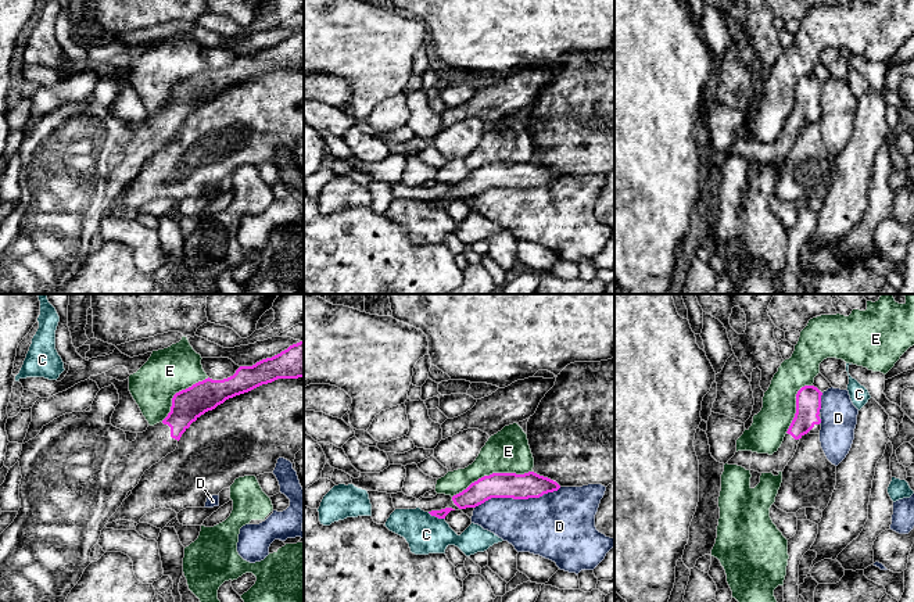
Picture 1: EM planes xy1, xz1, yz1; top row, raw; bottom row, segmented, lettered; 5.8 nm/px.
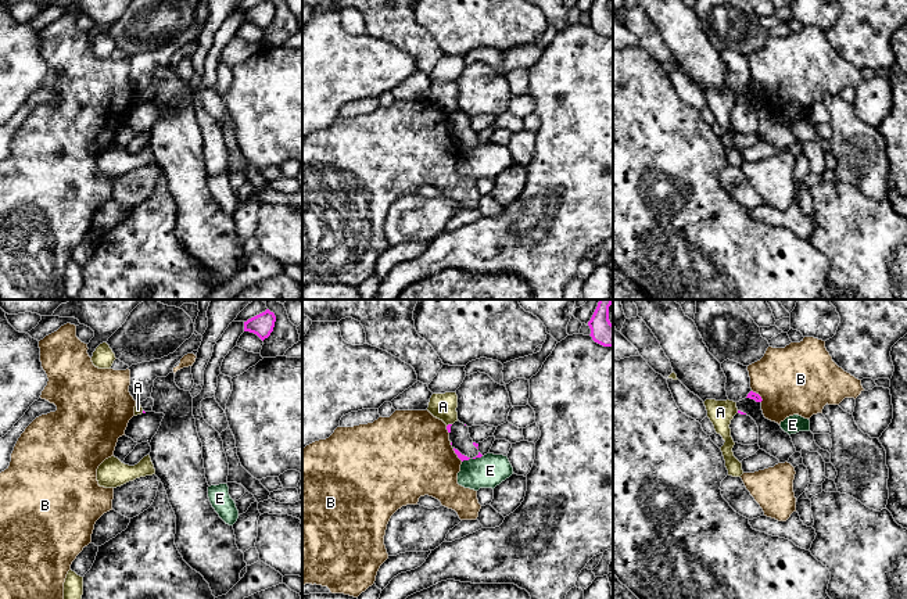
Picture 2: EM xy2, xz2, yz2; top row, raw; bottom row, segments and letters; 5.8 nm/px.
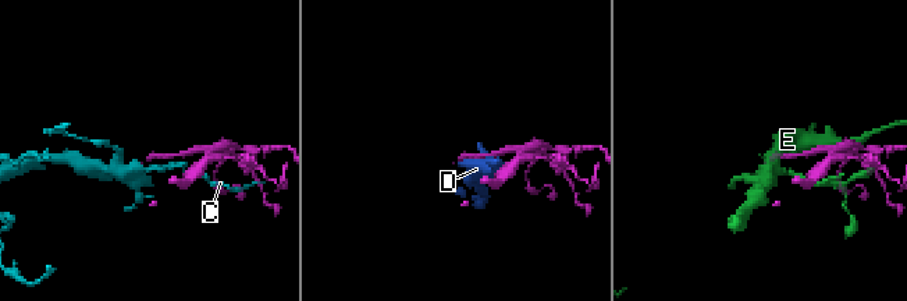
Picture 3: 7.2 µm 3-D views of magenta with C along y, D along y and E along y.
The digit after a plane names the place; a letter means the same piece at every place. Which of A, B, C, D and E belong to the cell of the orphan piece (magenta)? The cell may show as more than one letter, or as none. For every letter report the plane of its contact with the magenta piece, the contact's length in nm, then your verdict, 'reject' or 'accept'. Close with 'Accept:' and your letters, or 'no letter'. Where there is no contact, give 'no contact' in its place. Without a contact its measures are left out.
A: xz2 | 40 nm | reject
B: yz2 | 90 nm | reject
C: xz1 | 110 nm | reject
D: xz1 | 500 nm | reject
E: xz1 | 480 nm | reject
Accept: no letter

